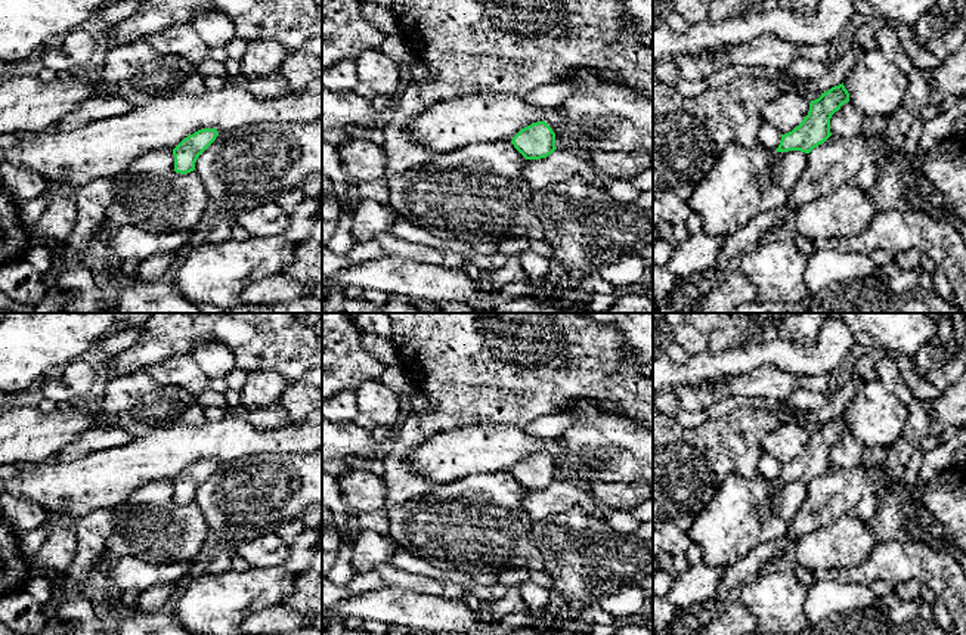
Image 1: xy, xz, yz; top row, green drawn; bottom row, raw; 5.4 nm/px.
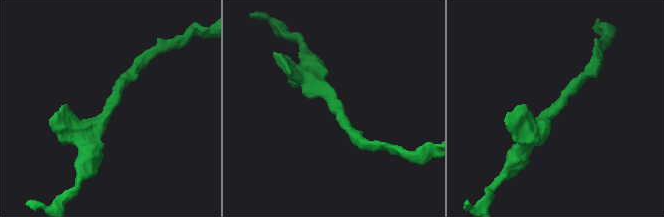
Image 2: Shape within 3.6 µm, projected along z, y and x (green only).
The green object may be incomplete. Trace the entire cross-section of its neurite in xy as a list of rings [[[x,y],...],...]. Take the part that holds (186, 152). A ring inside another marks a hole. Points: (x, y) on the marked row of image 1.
[[[202,128],[185,137],[174,149],[174,171],[186,174],[195,170],[198,157],[216,140],[216,128]]]

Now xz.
[[[545,121],[521,128],[511,143],[526,159],[547,158],[557,149],[555,133]]]

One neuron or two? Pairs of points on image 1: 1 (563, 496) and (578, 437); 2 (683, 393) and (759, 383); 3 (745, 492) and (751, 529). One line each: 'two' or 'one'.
1: two
2: one
3: one

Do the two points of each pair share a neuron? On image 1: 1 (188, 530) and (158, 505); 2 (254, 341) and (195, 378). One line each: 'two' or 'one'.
1: one
2: two

